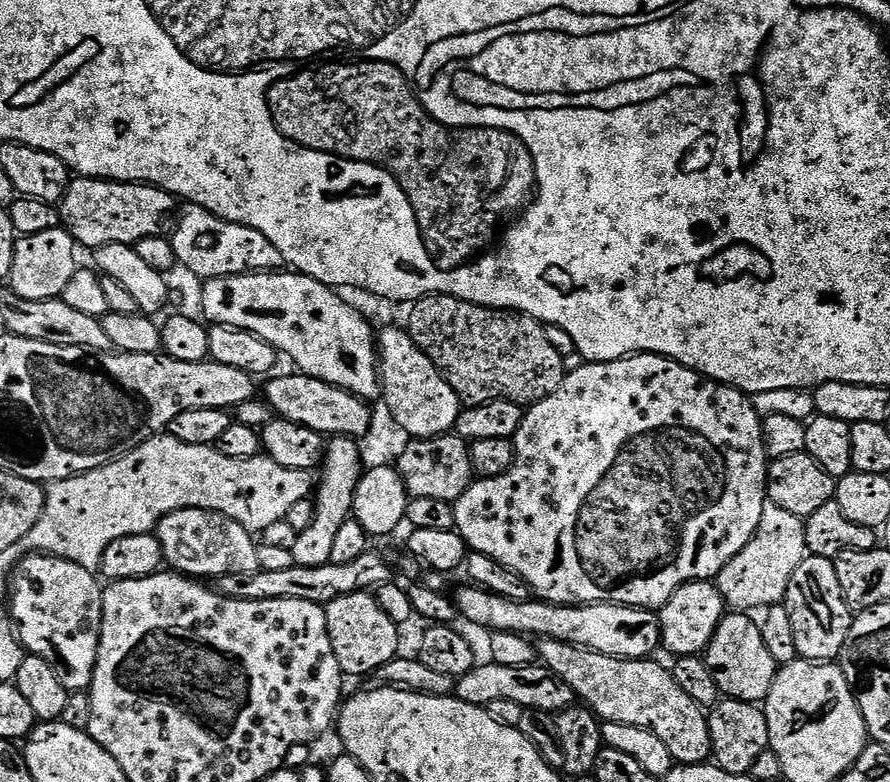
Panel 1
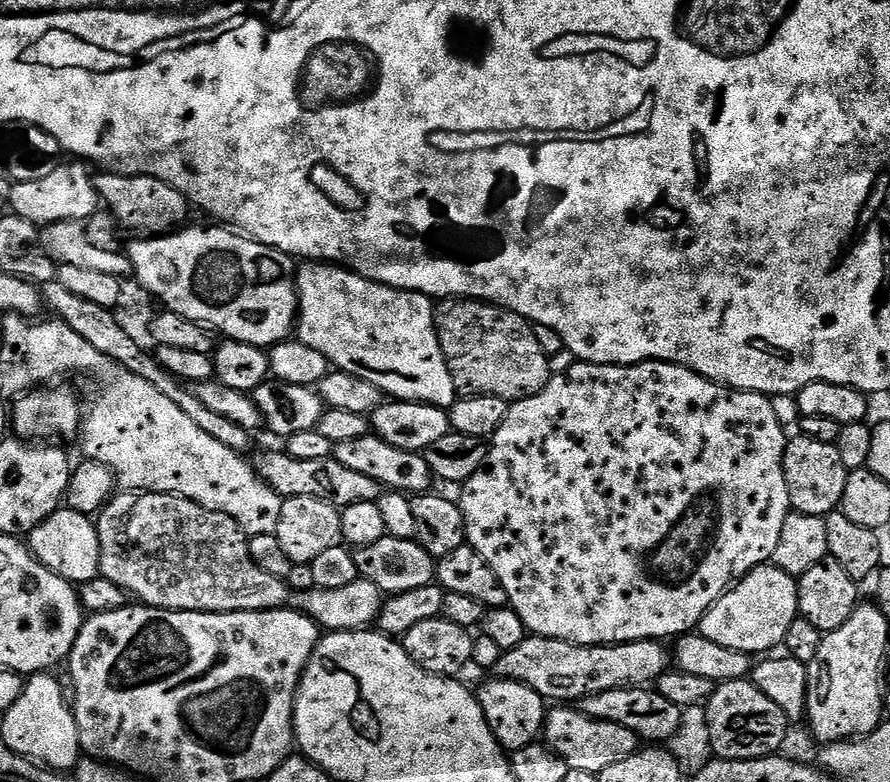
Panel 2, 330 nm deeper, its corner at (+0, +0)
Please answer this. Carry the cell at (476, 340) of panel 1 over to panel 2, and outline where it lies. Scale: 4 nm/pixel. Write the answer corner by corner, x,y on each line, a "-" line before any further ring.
467,298
441,299
435,309
438,342
460,396
490,394
515,402
530,398
547,386
548,356
536,337
537,329
523,316
499,304

